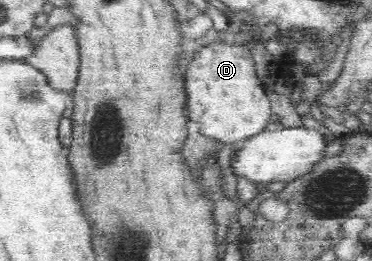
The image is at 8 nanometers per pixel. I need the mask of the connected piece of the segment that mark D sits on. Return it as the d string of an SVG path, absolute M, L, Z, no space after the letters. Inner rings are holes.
M215 39L203 47L196 47L186 72L186 82L189 120L198 122L204 136L220 140L222 145L235 144L252 138L266 131L266 126L275 120L269 98L258 76L255 60L252 58L251 50L246 46L232 46L225 42L217 42Z

